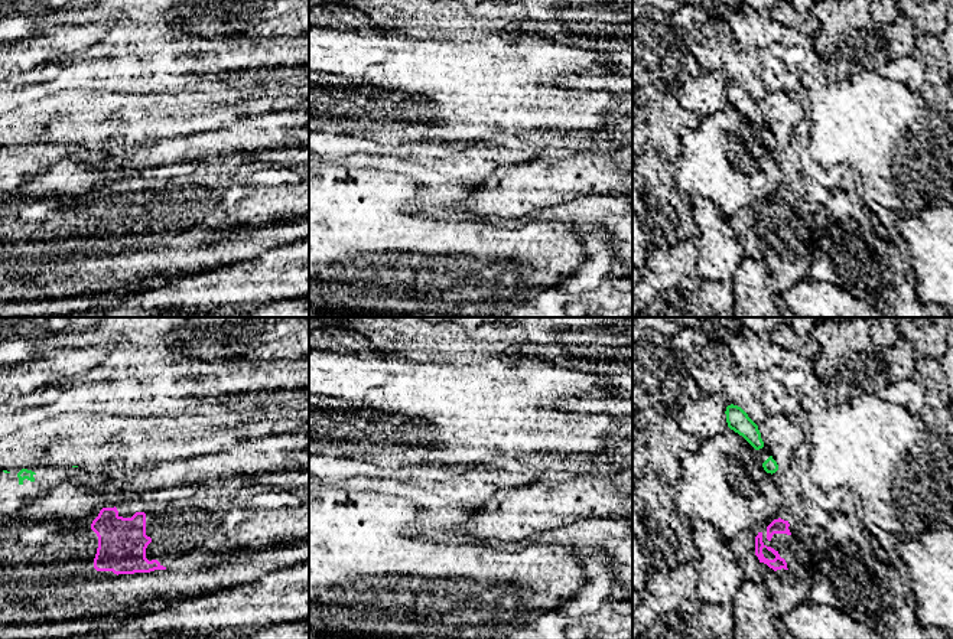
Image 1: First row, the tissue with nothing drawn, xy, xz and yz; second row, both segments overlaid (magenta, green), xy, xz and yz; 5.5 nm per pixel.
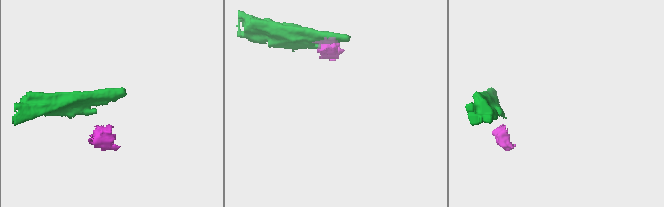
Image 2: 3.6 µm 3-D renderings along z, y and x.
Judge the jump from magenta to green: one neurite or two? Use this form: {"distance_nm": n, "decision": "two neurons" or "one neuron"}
{"distance_nm": 260, "decision": "two neurons"}

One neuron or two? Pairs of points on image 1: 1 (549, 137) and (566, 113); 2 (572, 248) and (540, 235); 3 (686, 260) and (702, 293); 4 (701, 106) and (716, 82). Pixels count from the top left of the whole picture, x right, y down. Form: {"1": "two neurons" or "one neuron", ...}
{"1": "two neurons", "2": "one neuron", "3": "one neuron", "4": "one neuron"}

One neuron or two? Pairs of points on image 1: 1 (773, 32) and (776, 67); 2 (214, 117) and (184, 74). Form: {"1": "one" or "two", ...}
{"1": "one", "2": "two"}

